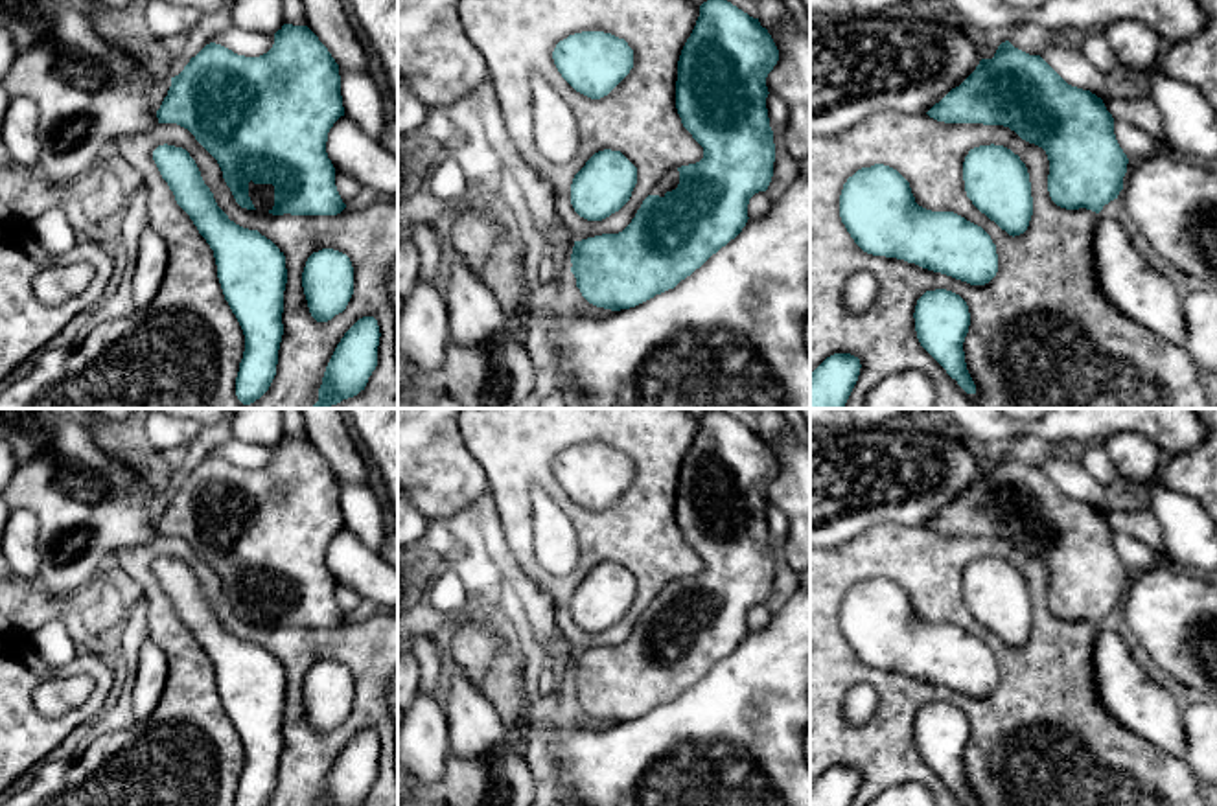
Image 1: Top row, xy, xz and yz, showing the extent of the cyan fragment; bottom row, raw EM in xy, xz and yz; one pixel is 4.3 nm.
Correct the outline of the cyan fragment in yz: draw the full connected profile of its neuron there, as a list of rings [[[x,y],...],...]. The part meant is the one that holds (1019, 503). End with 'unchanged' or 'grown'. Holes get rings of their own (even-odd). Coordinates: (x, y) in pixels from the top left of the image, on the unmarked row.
[[[1009,453],[998,458],[992,471],[981,471],[976,482],[926,526],[945,535],[1003,537],[1042,559],[1049,572],[1048,604],[1061,620],[1099,626],[1123,602],[1129,570],[1116,552],[1114,530],[1103,512],[1068,497],[1040,467],[1029,467]]]; unchanged

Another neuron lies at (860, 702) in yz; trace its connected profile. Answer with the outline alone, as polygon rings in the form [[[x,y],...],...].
[[[860,683],[852,686],[845,697],[847,718],[862,723],[871,718],[876,708],[876,692],[871,685]]]

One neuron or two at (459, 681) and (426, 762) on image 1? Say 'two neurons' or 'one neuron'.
one neuron

